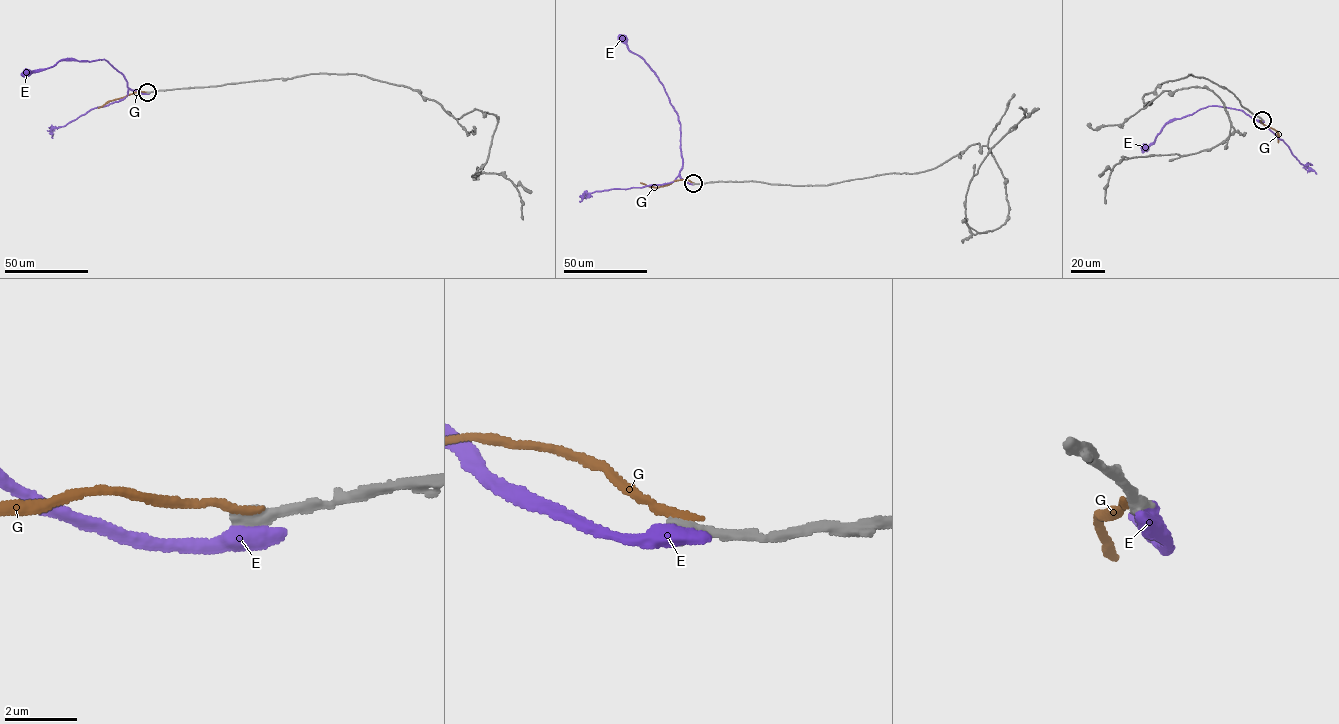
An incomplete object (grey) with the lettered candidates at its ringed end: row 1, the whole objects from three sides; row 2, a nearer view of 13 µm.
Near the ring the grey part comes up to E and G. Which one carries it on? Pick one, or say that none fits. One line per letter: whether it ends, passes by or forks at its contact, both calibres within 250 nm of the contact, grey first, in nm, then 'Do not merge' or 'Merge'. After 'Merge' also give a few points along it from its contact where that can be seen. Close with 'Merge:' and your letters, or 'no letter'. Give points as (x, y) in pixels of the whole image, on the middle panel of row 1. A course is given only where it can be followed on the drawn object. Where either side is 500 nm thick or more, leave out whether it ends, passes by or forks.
E: Thickness 550 nm (grey) against 650 nm. Do not merge
G: Thickness 500 nm (grey) against 240 nm. Do not merge
Merge: no letter

